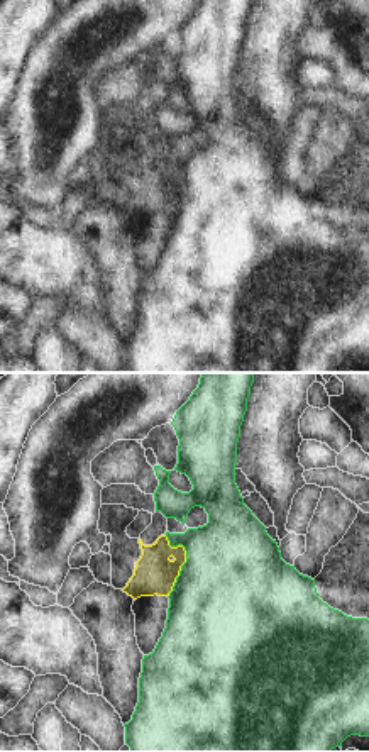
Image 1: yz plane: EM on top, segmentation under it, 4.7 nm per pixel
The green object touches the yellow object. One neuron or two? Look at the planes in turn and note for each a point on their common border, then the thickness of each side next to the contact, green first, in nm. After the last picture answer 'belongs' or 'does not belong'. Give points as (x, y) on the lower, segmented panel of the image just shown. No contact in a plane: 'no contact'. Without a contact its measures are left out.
meets green at (187, 561); 500 nm thick on the green side, 190 nm on the other

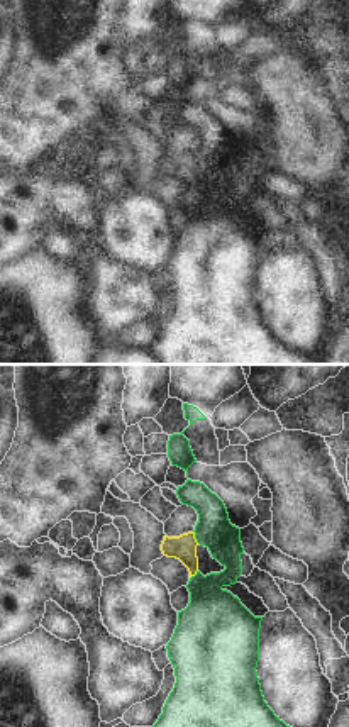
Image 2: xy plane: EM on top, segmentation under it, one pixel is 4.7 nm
meets green at (195, 538); 170 nm thick on the green side, 120 nm on the other

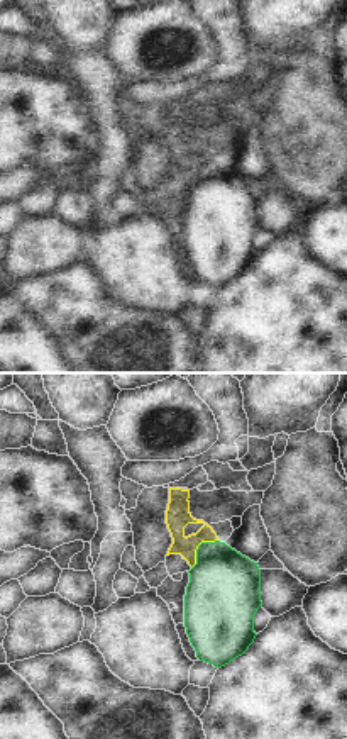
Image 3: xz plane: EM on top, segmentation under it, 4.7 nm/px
meets green at (198, 548); 360 nm thick on the green side, 120 nm on the other

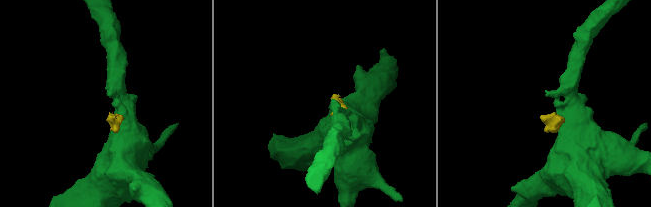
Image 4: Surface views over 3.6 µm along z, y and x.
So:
does not belong

